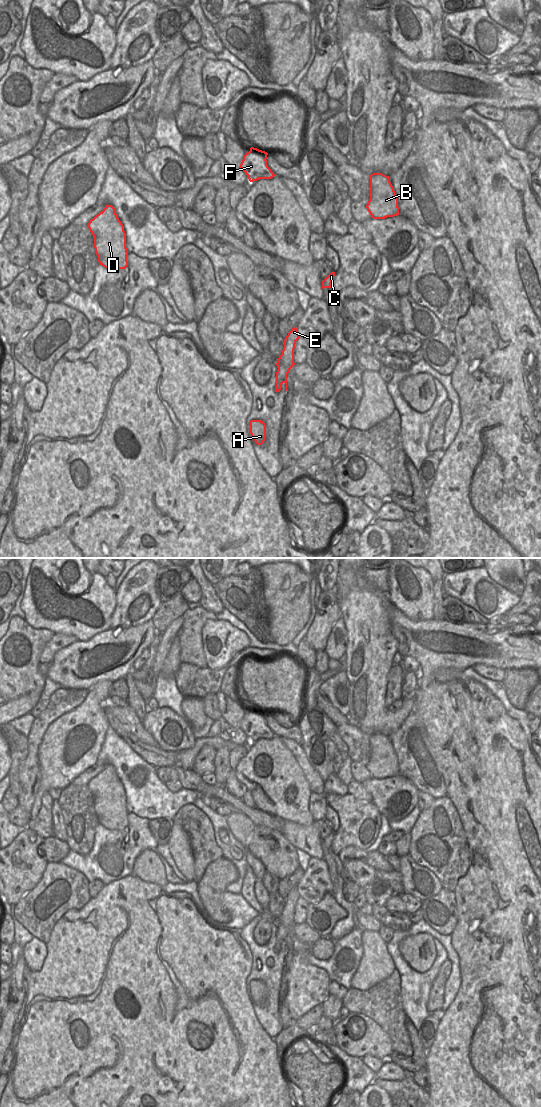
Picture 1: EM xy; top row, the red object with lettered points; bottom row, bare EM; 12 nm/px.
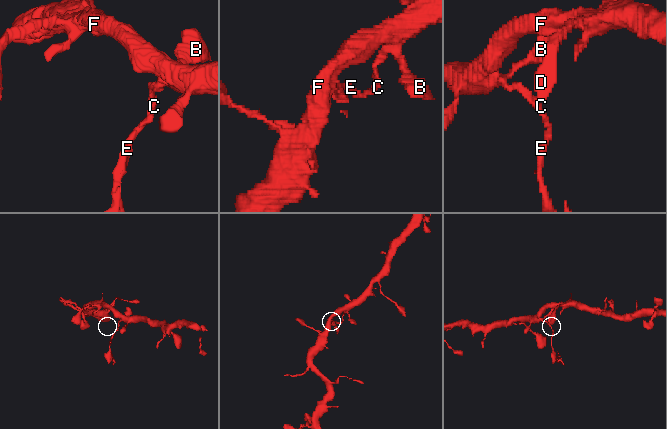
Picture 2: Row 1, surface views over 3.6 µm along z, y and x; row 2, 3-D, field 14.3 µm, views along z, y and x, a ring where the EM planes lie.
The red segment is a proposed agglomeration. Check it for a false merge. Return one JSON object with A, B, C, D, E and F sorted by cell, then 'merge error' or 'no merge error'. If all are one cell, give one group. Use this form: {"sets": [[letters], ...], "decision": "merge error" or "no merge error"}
{"sets": [["A"], ["B", "C", "D", "E", "F"]], "decision": "merge error"}

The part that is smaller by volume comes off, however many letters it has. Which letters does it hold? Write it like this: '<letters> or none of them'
A

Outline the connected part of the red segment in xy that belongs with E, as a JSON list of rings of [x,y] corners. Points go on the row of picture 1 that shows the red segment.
[[[296,327],[292,328],[284,339],[284,347],[282,354],[278,358],[278,362],[282,365],[290,364],[291,368],[295,365],[294,363],[294,349],[296,341],[300,338]]]

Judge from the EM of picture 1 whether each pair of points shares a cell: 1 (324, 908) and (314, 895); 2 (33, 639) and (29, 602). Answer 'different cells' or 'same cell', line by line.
1: different cells
2: different cells

